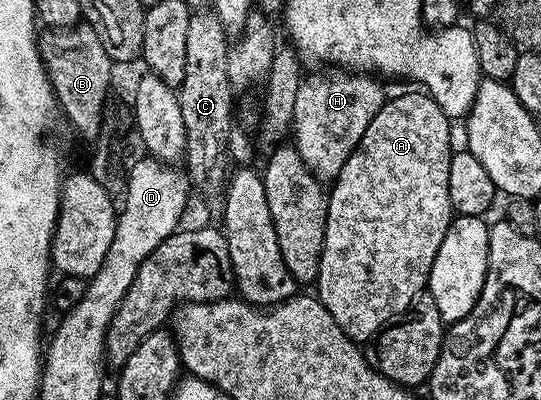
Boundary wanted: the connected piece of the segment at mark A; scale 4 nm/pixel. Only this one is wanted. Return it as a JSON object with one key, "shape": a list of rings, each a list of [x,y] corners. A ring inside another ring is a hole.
{"shape":[[[426,92],[419,94],[399,94],[396,98],[388,97],[382,108],[369,120],[369,128],[365,128],[365,136],[357,144],[357,148],[345,160],[345,168],[335,178],[329,190],[327,200],[327,223],[325,224],[325,240],[321,252],[321,264],[317,279],[317,297],[325,308],[329,308],[329,316],[337,320],[341,332],[348,334],[357,344],[367,344],[374,339],[375,335],[384,326],[396,321],[400,316],[406,315],[412,306],[416,305],[417,299],[426,291],[429,272],[433,268],[433,260],[437,256],[437,248],[441,248],[441,240],[445,240],[445,232],[451,226],[453,211],[449,200],[449,164],[453,153],[451,146],[452,119],[437,104],[437,100]]]}

